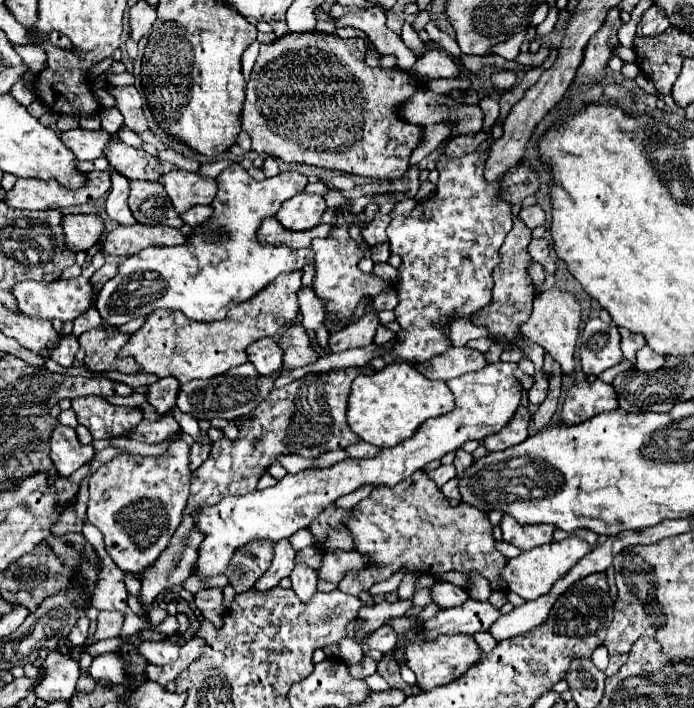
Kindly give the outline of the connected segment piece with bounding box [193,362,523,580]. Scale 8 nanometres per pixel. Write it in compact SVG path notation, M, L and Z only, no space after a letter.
M495 362L495 364L487 364L483 370L479 372L469 372L461 378L453 378L447 382L447 386L451 388L453 396L455 396L455 410L449 414L443 414L441 418L431 418L425 424L421 424L421 428L417 430L417 436L411 436L409 440L393 446L393 448L381 448L381 452L375 458L363 458L363 460L355 460L355 458L347 458L343 462L337 462L331 468L315 468L315 470L303 470L297 474L287 474L285 478L281 478L275 486L265 488L261 492L251 492L245 496L225 496L225 500L213 504L213 506L205 506L203 510L197 508L197 512L193 512L193 520L195 520L195 528L205 536L205 540L199 546L199 558L195 564L193 574L201 580L205 578L213 578L219 574L225 574L225 568L229 568L229 560L233 558L233 552L239 546L245 546L253 540L273 540L279 542L283 538L289 538L293 532L307 528L311 524L311 520L331 502L335 502L339 496L349 494L353 490L357 490L363 484L383 484L383 486L395 486L399 480L405 480L407 476L411 476L415 470L423 468L427 462L431 460L439 460L443 458L447 452L455 452L461 448L463 442L467 440L483 440L489 434L499 432L505 424L509 424L509 420L513 418L519 400L521 400L521 382L515 376L515 370L519 368L519 364L515 362Z

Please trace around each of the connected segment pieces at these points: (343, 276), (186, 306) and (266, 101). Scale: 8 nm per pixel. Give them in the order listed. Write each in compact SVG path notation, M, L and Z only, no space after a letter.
M339 208L337 210L337 220L335 220L335 230L331 238L315 238L311 242L311 250L315 252L315 280L313 280L313 290L317 294L317 298L323 302L323 310L325 310L325 320L329 320L327 330L329 334L335 330L341 330L343 326L347 326L347 322L353 318L357 304L361 302L361 298L365 294L369 296L377 296L379 292L383 292L387 288L387 282L383 278L377 276L369 276L363 274L357 268L359 258L363 258L363 252L359 250L359 246L349 238L347 228L351 226L351 216L345 214L349 212L347 208Z
M231 164L215 180L219 190L211 202L213 216L205 224L195 226L185 244L145 248L123 260L119 274L105 282L99 292L97 310L107 324L123 326L157 308L181 310L187 318L199 322L223 320L231 306L251 300L279 274L311 264L311 250L269 246L257 238L261 222L275 216L285 200L305 190L307 176L289 170L257 182L241 164Z
M301 32L301 34L285 34L277 38L273 44L261 44L259 58L253 66L251 80L247 84L247 98L243 104L243 130L251 136L251 150L261 156L275 156L283 162L301 162L301 164L311 164L319 168L329 168L329 170L339 170L345 174L355 174L355 176L365 176L365 178L381 178L381 180L399 180L405 176L409 168L409 156L415 150L415 146L423 138L423 128L417 124L409 124L399 116L399 108L405 100L409 100L419 88L425 88L421 80L411 76L409 72L401 68L369 68L365 64L365 42L361 38L339 38L335 34L325 34L325 32Z

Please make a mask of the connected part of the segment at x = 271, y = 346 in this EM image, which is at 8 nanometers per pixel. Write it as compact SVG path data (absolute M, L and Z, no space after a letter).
M261 338L247 348L249 362L261 376L271 376L281 370L281 348L273 338Z

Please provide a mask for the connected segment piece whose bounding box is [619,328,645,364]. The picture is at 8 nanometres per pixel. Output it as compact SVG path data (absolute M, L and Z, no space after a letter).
M621 328L619 332L621 332L621 352L623 352L625 360L635 364L635 354L637 354L639 348L645 346L645 338L641 334L633 334L625 328Z

